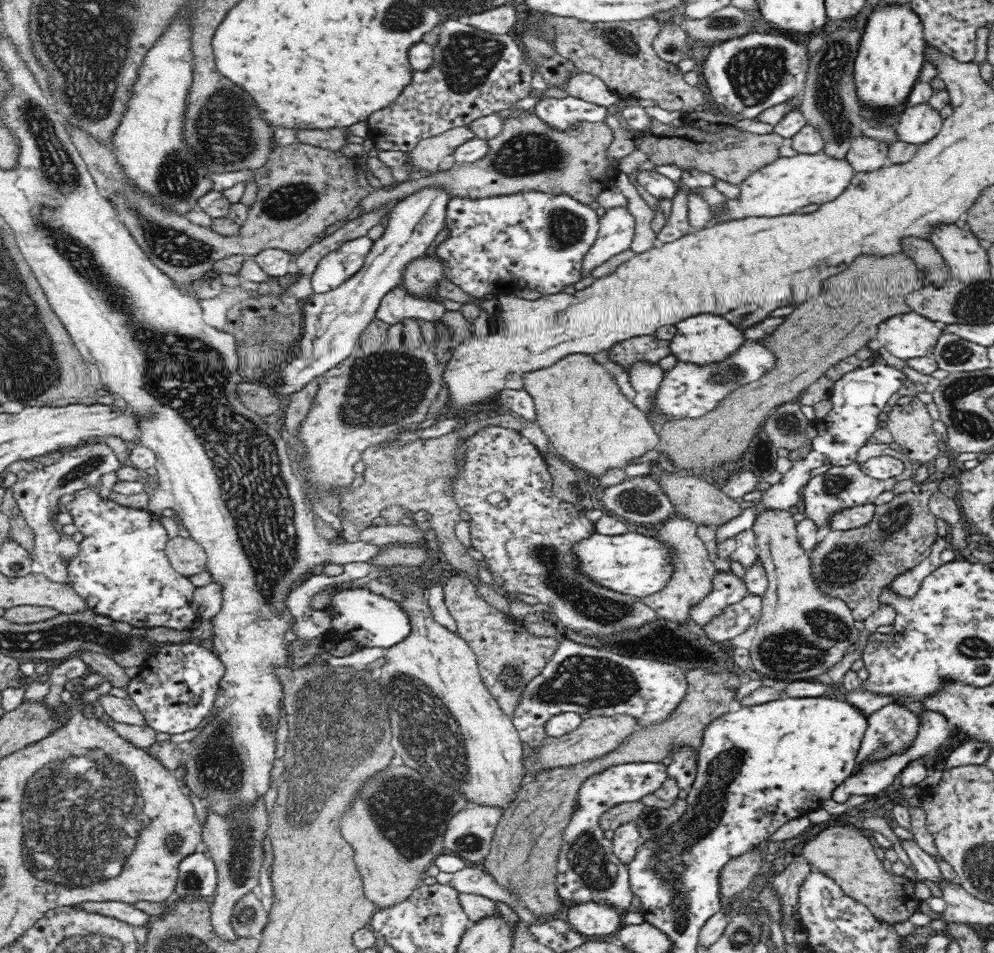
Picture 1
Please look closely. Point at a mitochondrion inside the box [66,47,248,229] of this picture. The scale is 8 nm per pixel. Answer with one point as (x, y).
(177, 179)

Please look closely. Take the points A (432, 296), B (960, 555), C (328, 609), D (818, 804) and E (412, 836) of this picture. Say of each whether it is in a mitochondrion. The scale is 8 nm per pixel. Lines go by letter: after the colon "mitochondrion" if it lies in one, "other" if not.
A: other
B: other
C: other
D: other
E: mitochondrion

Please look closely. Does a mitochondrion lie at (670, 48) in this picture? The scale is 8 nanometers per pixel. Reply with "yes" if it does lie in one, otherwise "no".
yes

